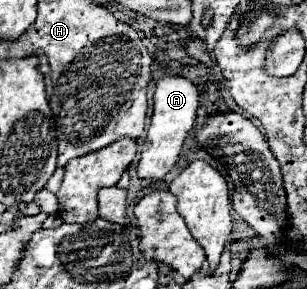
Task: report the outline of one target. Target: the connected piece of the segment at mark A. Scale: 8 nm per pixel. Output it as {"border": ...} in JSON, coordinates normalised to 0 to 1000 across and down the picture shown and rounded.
{"border":[[[531,266],[511,280],[498,349],[505,349],[498,405],[492,405],[492,433],[479,446],[459,550],[446,571],[446,612],[479,626],[524,626],[564,585],[583,543],[590,502],[635,426],[635,391],[648,370],[648,315],[603,266]]]}

